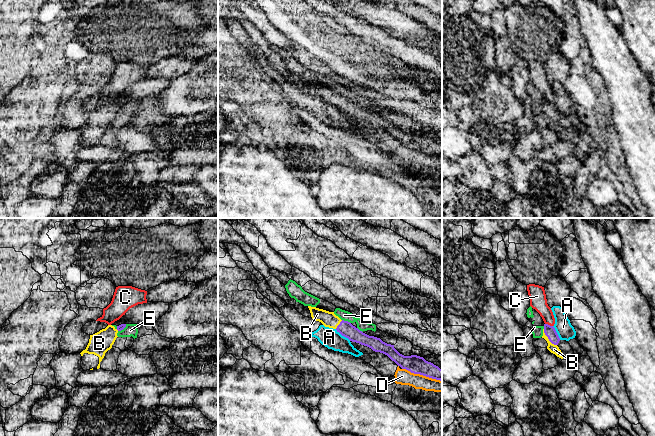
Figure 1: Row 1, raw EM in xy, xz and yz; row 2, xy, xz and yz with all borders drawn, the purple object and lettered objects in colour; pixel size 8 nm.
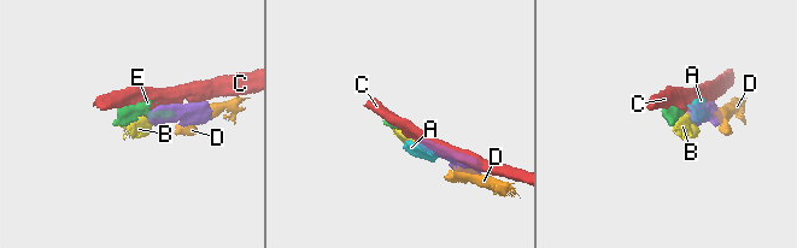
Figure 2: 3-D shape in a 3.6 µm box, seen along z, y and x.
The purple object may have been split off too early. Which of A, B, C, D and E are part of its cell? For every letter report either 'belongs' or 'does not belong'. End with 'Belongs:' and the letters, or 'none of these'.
A: does not belong
B: belongs
C: does not belong
D: does not belong
E: does not belong
Belongs: B

